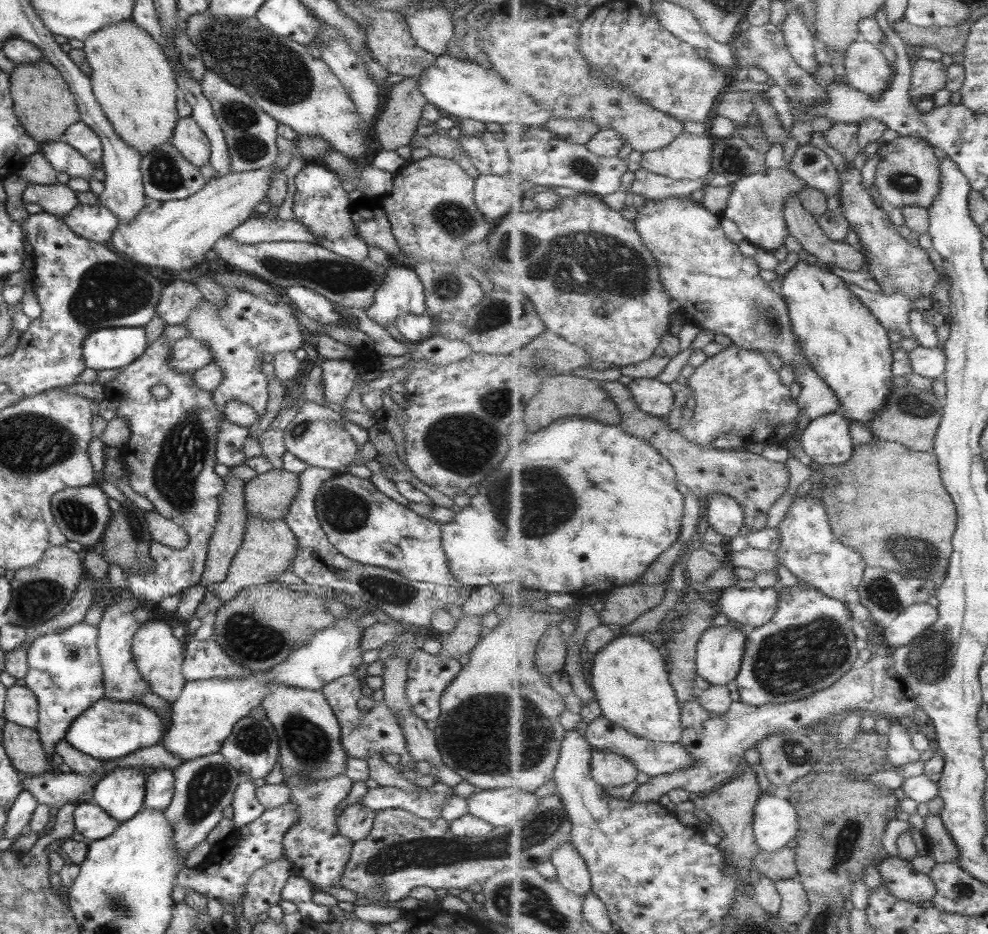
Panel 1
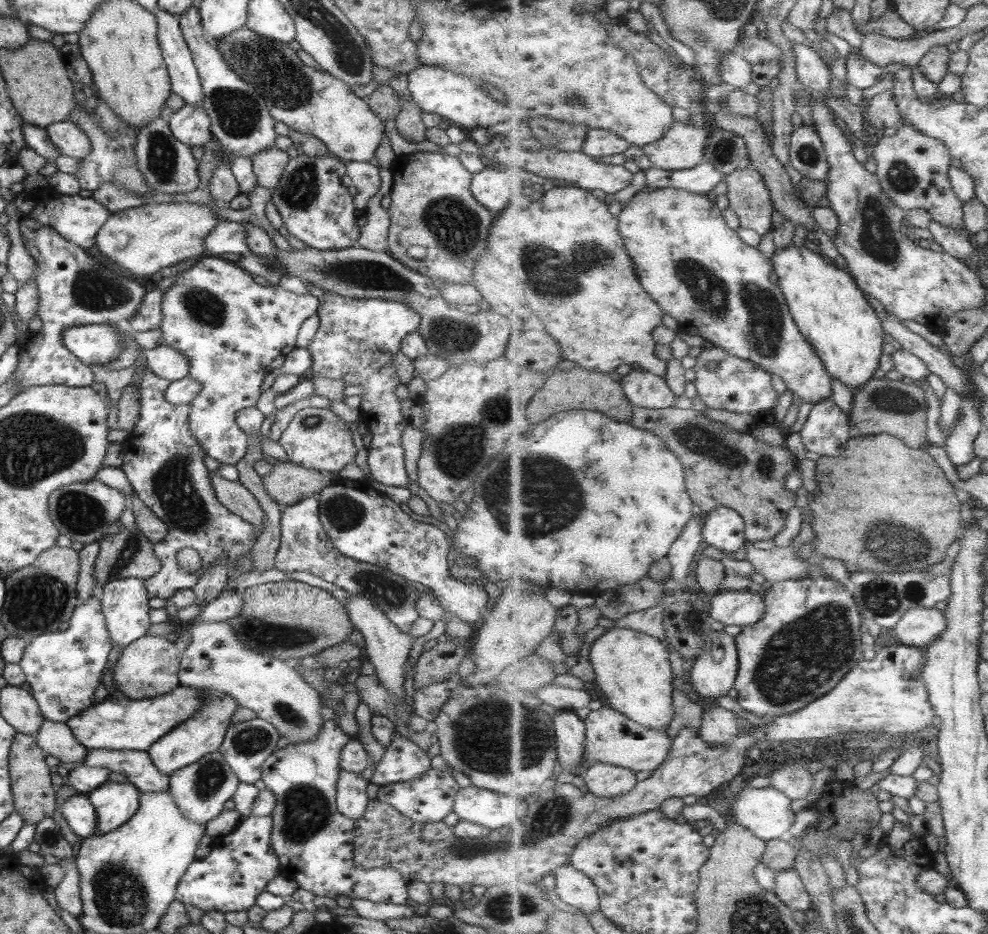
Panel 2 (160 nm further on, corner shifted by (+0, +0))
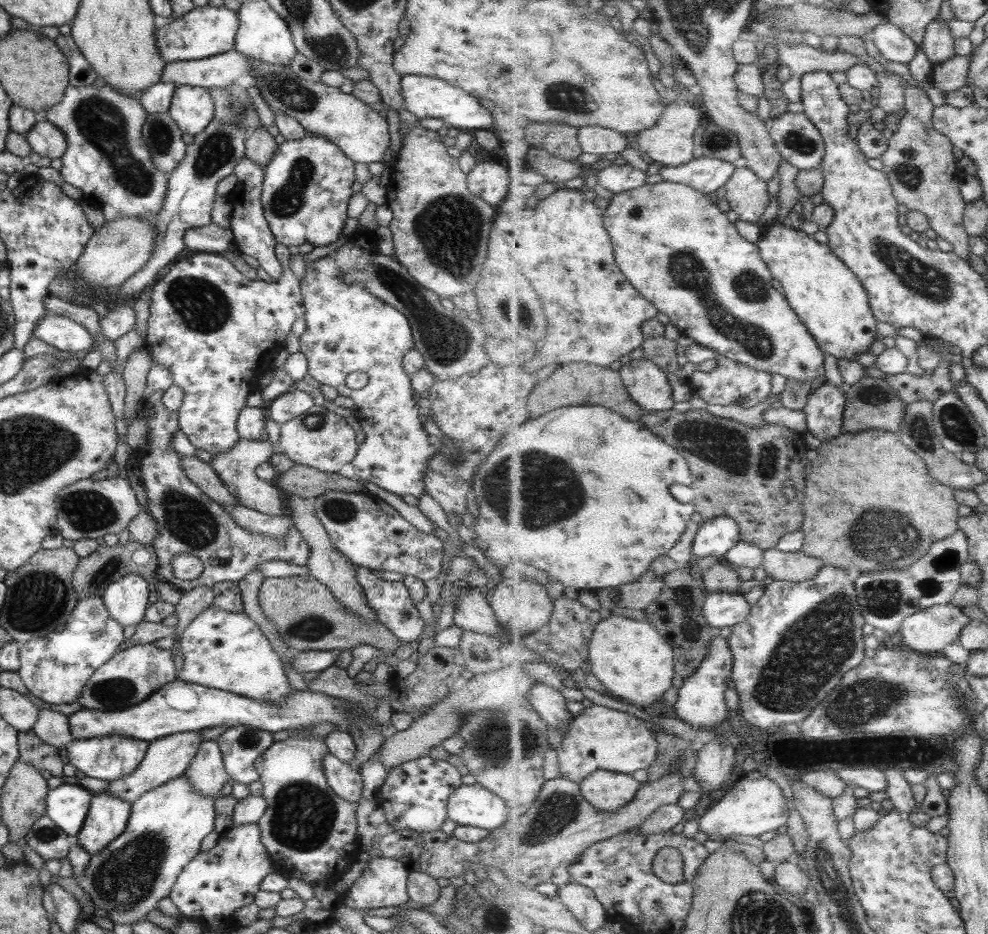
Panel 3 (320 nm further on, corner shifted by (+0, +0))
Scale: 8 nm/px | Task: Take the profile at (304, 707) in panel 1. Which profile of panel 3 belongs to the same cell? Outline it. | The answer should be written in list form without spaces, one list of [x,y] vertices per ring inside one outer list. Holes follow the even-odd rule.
[[[211,604],[189,621],[178,642],[183,666],[176,672],[177,680],[275,706],[285,704],[289,693],[297,692],[289,686],[284,666],[267,638],[243,612],[227,612]]]

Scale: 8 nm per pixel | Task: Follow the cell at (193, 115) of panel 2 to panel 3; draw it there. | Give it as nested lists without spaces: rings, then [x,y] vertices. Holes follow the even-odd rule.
[[[176,86],[171,95],[168,113],[182,133],[194,136],[214,116],[214,104],[206,88]]]

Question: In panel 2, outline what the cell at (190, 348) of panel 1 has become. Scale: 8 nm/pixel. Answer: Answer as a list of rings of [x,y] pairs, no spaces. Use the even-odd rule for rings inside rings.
[[[161,344],[153,349],[142,349],[142,352],[146,368],[169,383],[188,374],[187,359],[174,348]]]

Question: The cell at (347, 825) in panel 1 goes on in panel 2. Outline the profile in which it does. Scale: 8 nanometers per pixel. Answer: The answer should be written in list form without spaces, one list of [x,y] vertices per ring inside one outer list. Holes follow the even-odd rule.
[[[342,769],[337,774],[335,784],[335,804],[340,815],[350,818],[353,822],[363,814],[366,807],[367,785],[370,782],[363,780],[359,773],[345,772]]]

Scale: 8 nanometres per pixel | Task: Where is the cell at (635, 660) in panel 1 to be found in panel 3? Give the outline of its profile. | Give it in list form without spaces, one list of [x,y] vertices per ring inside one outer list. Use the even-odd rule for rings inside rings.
[[[611,614],[606,619],[600,619],[594,625],[594,634],[590,644],[589,660],[594,676],[607,688],[607,692],[621,698],[622,702],[642,708],[653,704],[661,704],[663,694],[673,687],[676,679],[676,654],[667,638],[649,621],[627,618],[625,615]]]

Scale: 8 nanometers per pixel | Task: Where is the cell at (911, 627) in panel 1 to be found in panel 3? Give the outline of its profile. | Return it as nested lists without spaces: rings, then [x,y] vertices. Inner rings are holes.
[[[936,605],[908,616],[901,626],[902,641],[907,648],[925,655],[937,655],[960,639],[965,625],[971,622],[961,607]]]

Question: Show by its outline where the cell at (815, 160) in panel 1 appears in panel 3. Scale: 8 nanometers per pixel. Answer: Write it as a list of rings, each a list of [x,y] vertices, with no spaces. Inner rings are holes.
[[[785,111],[766,121],[785,161],[799,170],[823,170],[826,144],[807,113]]]

